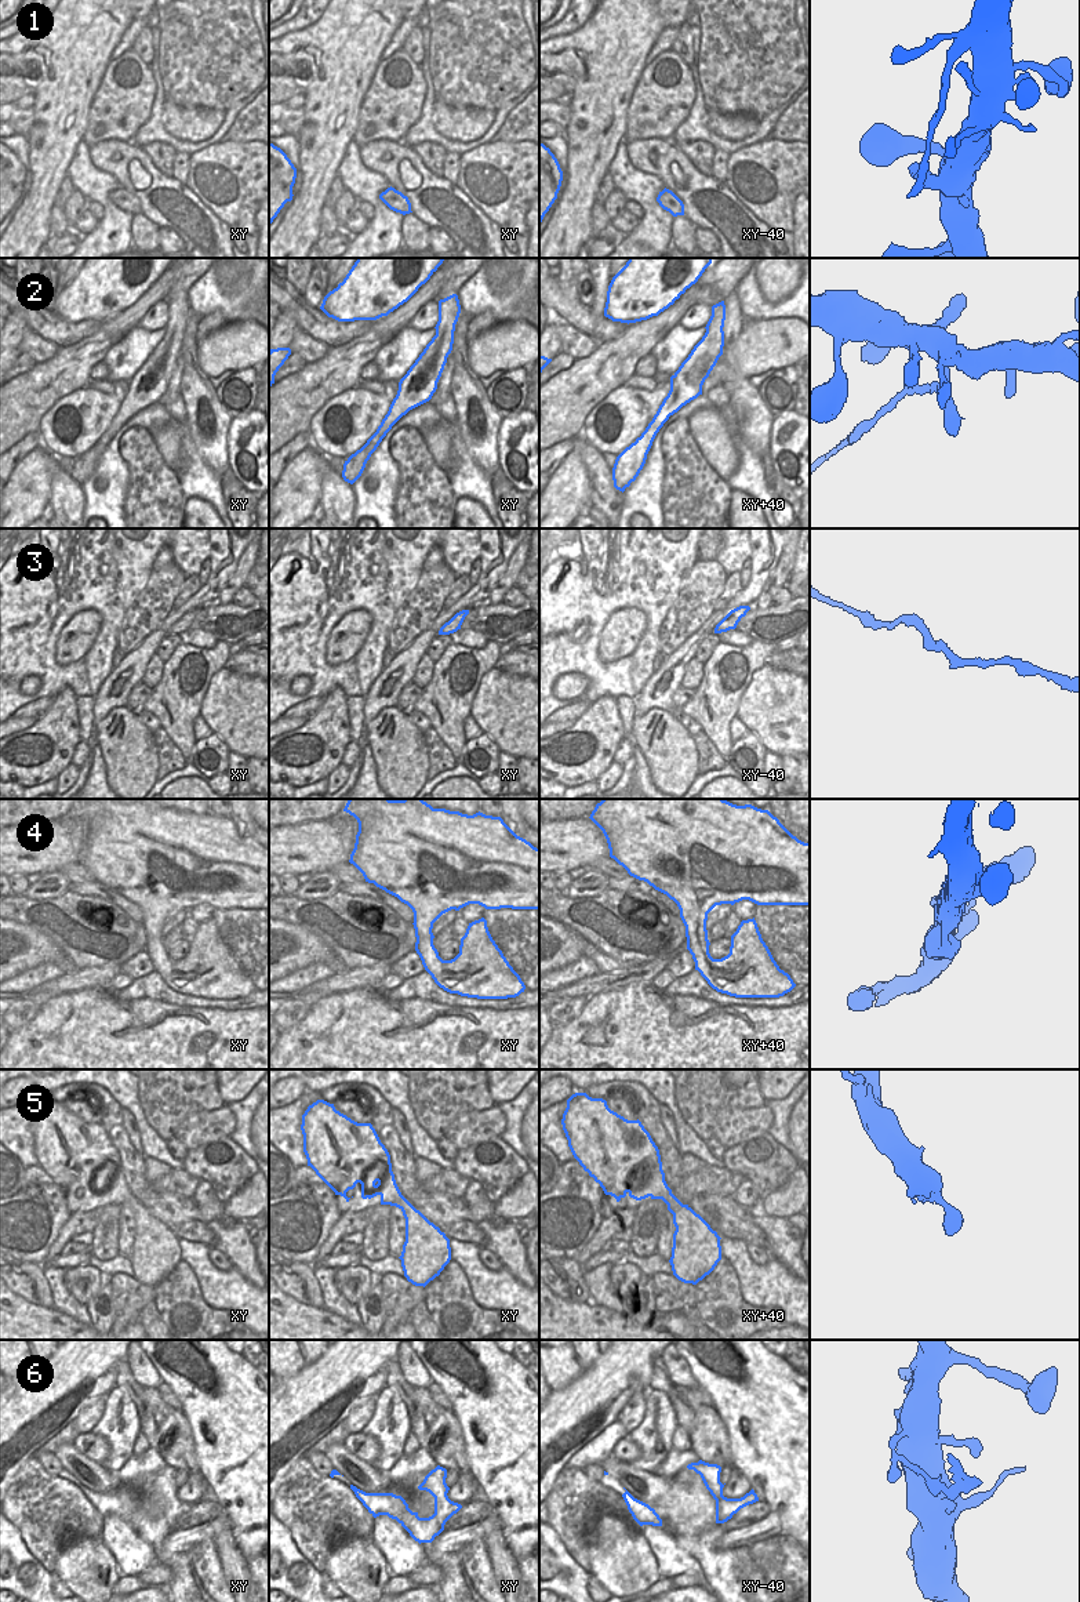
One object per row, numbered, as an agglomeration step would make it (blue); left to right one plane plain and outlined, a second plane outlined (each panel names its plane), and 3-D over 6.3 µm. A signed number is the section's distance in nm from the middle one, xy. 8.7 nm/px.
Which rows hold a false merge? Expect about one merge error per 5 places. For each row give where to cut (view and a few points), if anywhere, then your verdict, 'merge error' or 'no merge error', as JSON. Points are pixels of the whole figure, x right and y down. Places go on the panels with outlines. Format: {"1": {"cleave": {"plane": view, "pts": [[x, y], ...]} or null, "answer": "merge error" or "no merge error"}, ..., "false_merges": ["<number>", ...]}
{"1": {"cleave": null, "answer": "no merge error"}, "2": {"cleave": {"plane": "xy+40", "pts": [[709, 373], [695, 373], [690, 378], [671, 378]]}, "answer": "merge error"}, "3": {"cleave": null, "answer": "no merge error"}, "4": {"cleave": null, "answer": "no merge error"}, "5": {"cleave": null, "answer": "no merge error"}, "6": {"cleave": {"plane": "xy", "pts": [[408, 1508], [404, 1514], [392, 1518]]}, "answer": "merge error"}, "false_merges": ["2", "6"]}

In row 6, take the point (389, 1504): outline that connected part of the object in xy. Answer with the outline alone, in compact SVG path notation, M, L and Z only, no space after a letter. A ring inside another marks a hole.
M350 1485L350 1489L374 1518L379 1515L396 1518L399 1515L407 1515L410 1510L401 1496L393 1493L366 1493L353 1485Z

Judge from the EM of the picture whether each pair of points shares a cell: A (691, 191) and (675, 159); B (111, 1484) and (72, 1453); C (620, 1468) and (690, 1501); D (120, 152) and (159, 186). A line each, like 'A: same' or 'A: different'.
A: same
B: same
C: same
D: same

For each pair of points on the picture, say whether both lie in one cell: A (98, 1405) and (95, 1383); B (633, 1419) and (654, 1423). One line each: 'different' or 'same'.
A: different
B: different

